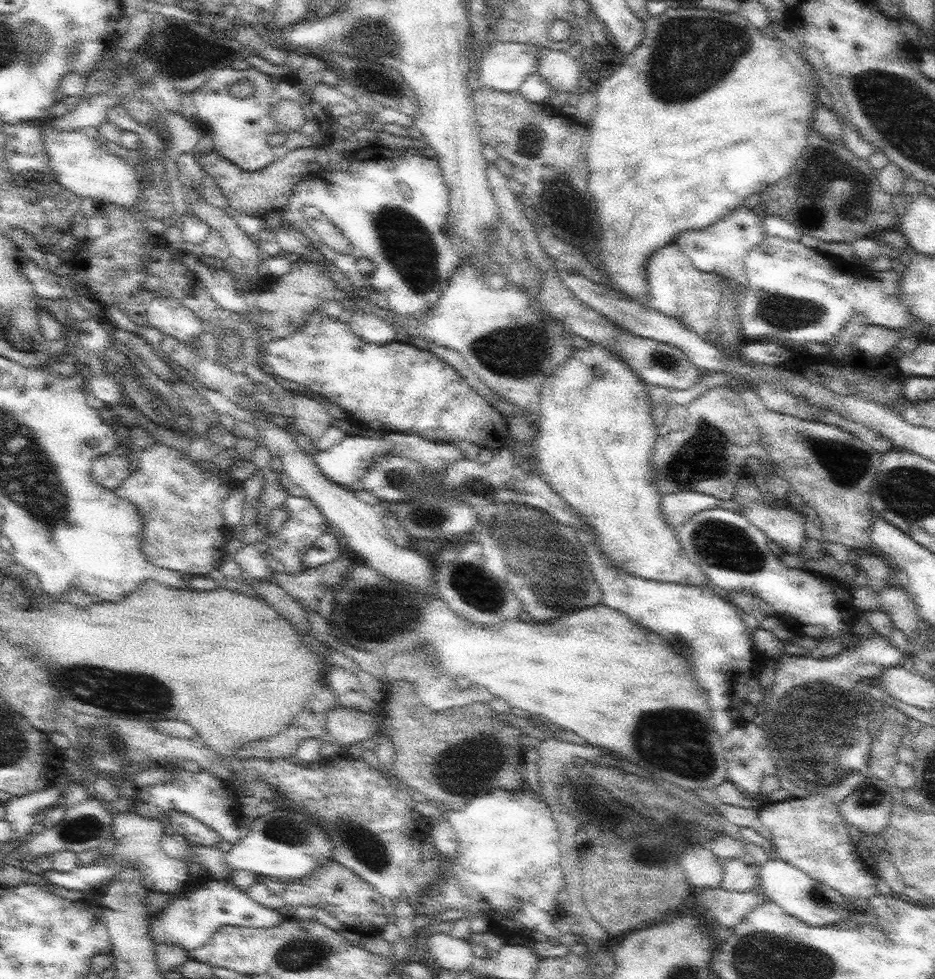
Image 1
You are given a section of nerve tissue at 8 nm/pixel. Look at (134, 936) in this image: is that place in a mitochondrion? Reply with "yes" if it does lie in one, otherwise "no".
no

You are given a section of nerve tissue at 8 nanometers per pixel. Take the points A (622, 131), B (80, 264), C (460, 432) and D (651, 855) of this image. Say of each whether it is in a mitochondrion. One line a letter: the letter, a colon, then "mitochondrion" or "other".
A: other
B: other
C: other
D: mitochondrion

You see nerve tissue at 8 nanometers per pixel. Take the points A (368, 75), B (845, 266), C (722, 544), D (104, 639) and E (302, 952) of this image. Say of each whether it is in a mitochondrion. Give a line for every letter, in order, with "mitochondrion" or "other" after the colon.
A: mitochondrion
B: other
C: mitochondrion
D: other
E: mitochondrion

